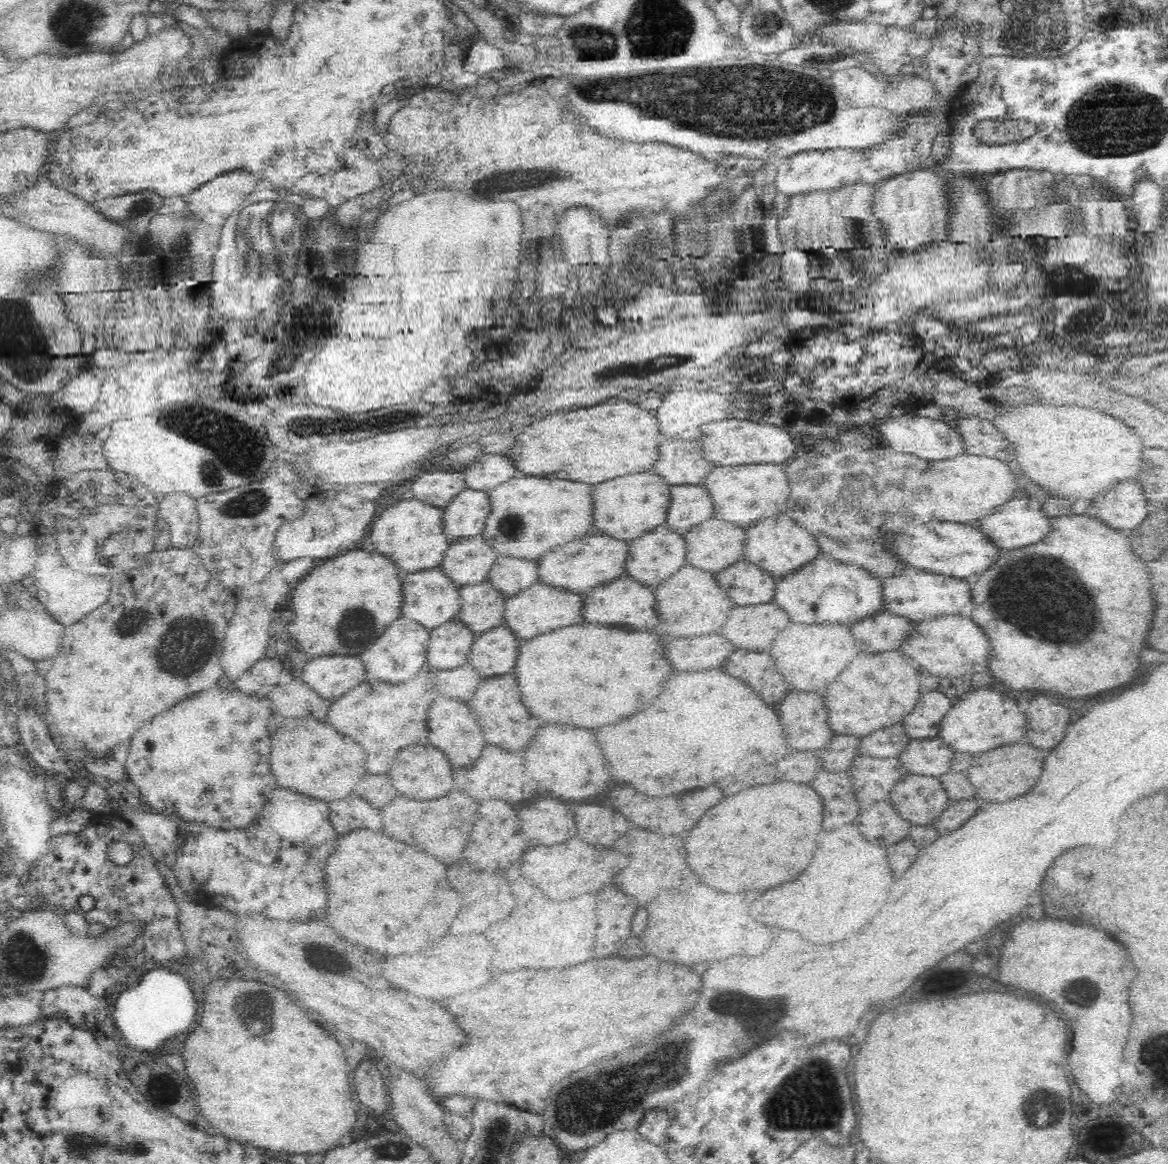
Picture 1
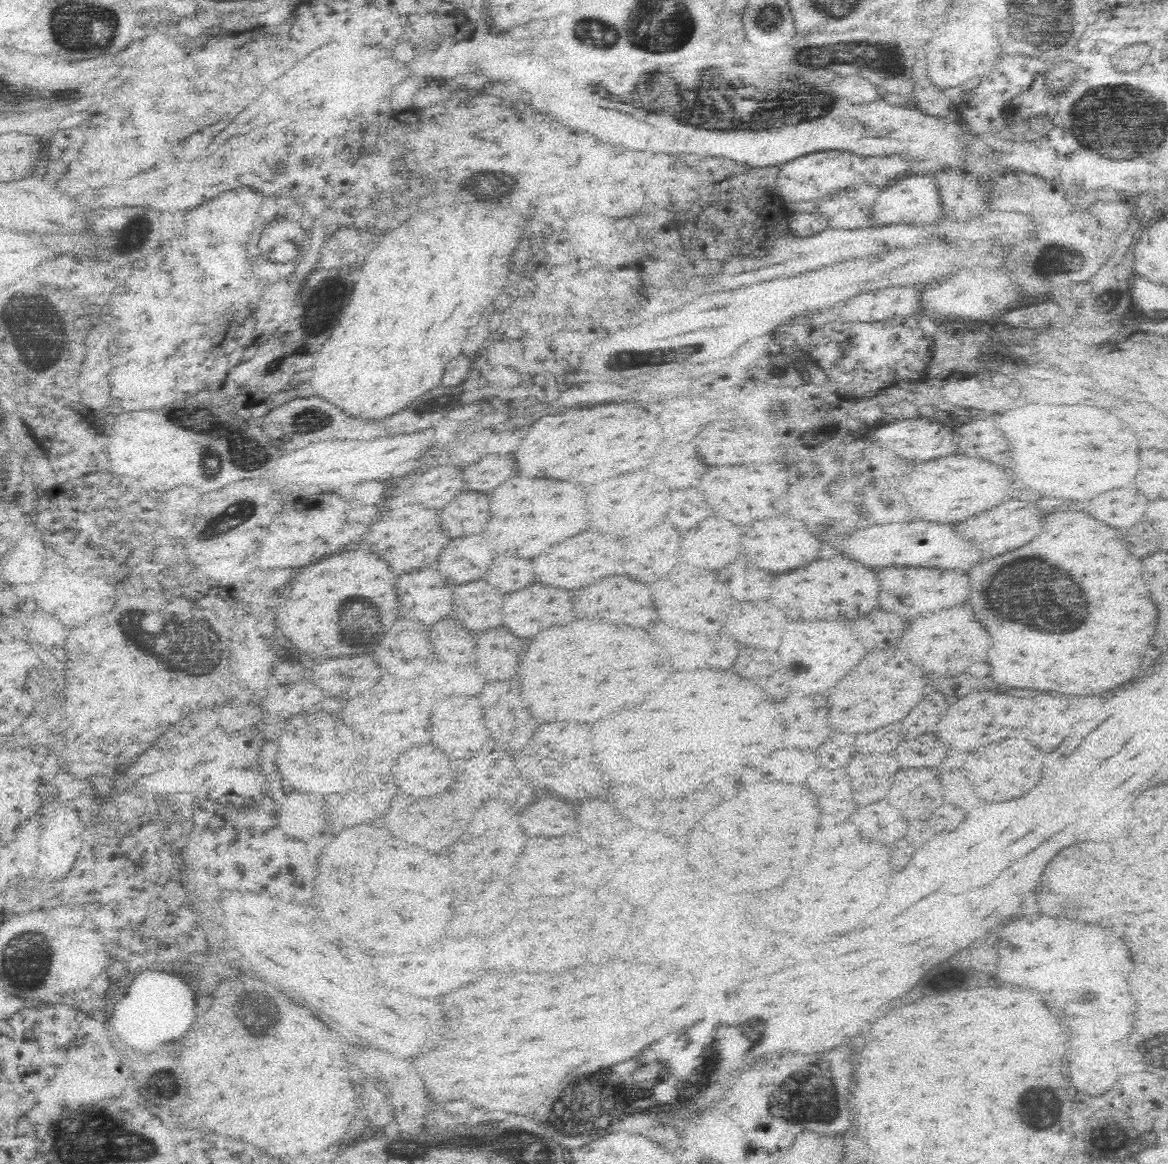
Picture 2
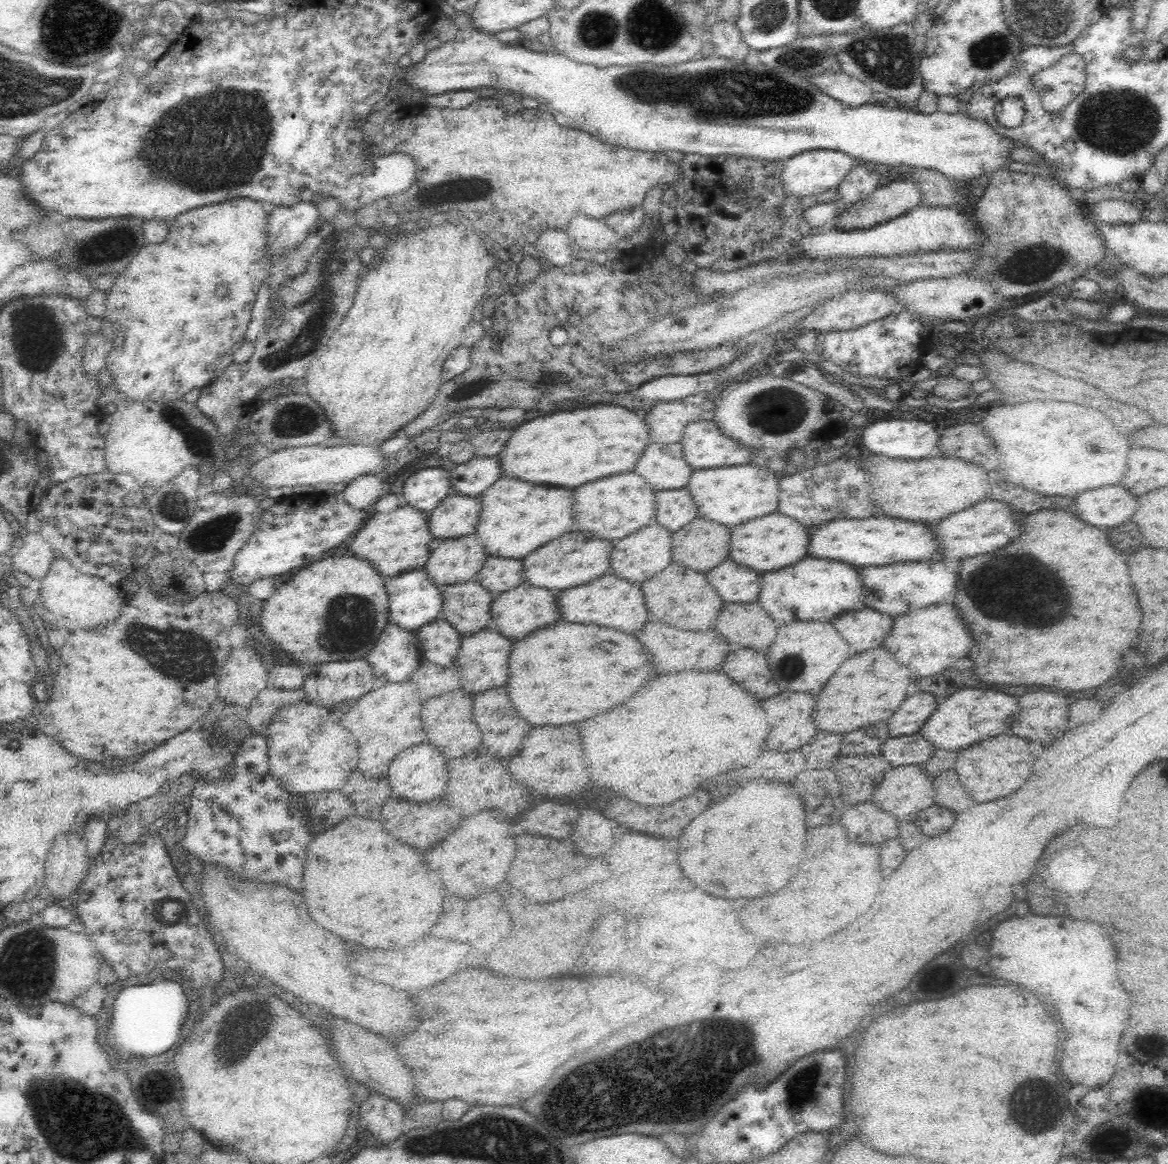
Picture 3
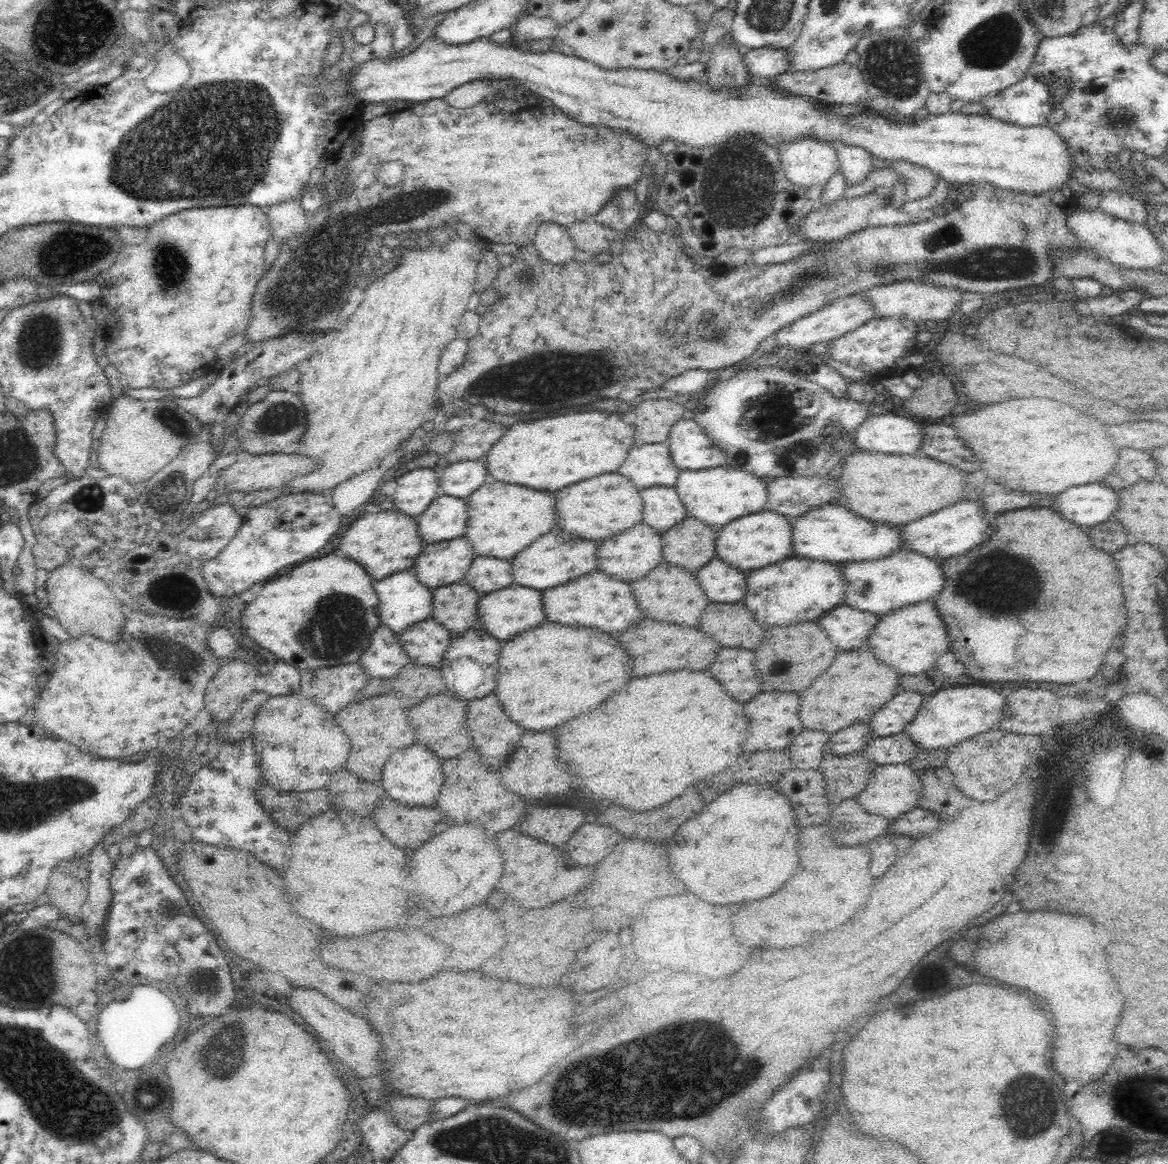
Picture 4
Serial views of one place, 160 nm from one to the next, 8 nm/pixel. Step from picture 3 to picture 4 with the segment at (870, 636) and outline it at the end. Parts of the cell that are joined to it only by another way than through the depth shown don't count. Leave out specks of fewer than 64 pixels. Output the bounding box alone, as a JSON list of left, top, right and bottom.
[820,606,878,650]

